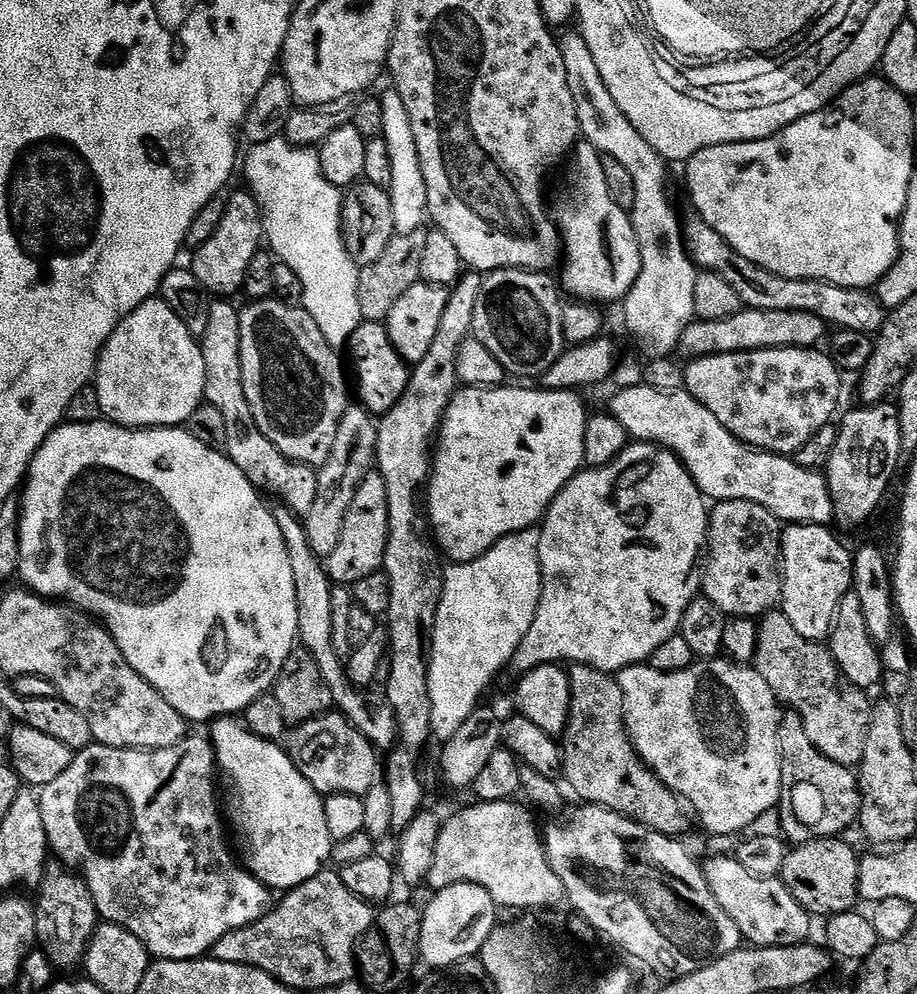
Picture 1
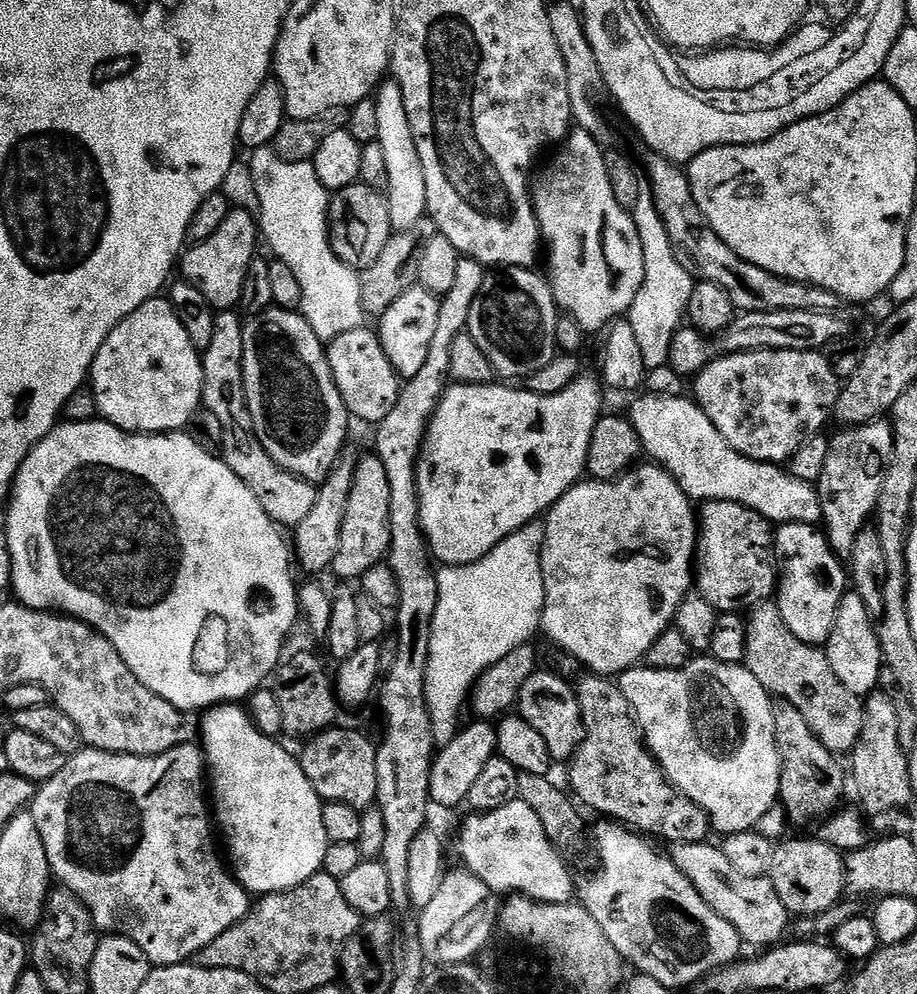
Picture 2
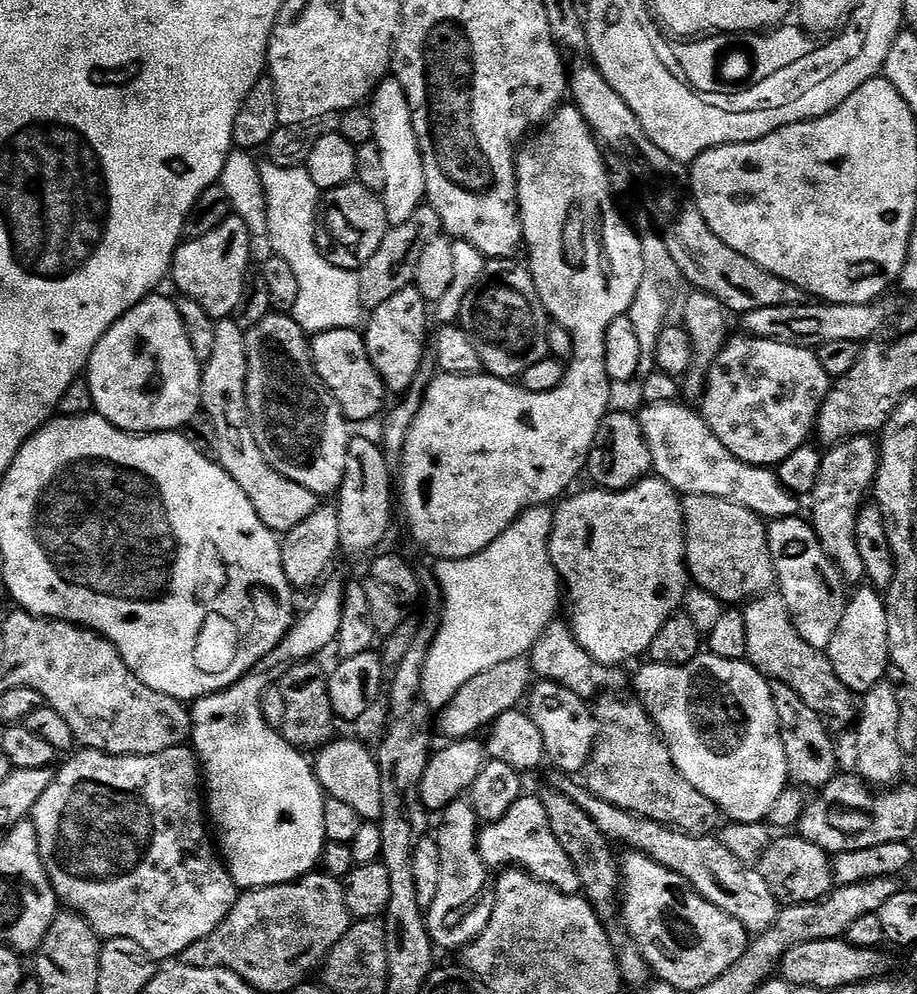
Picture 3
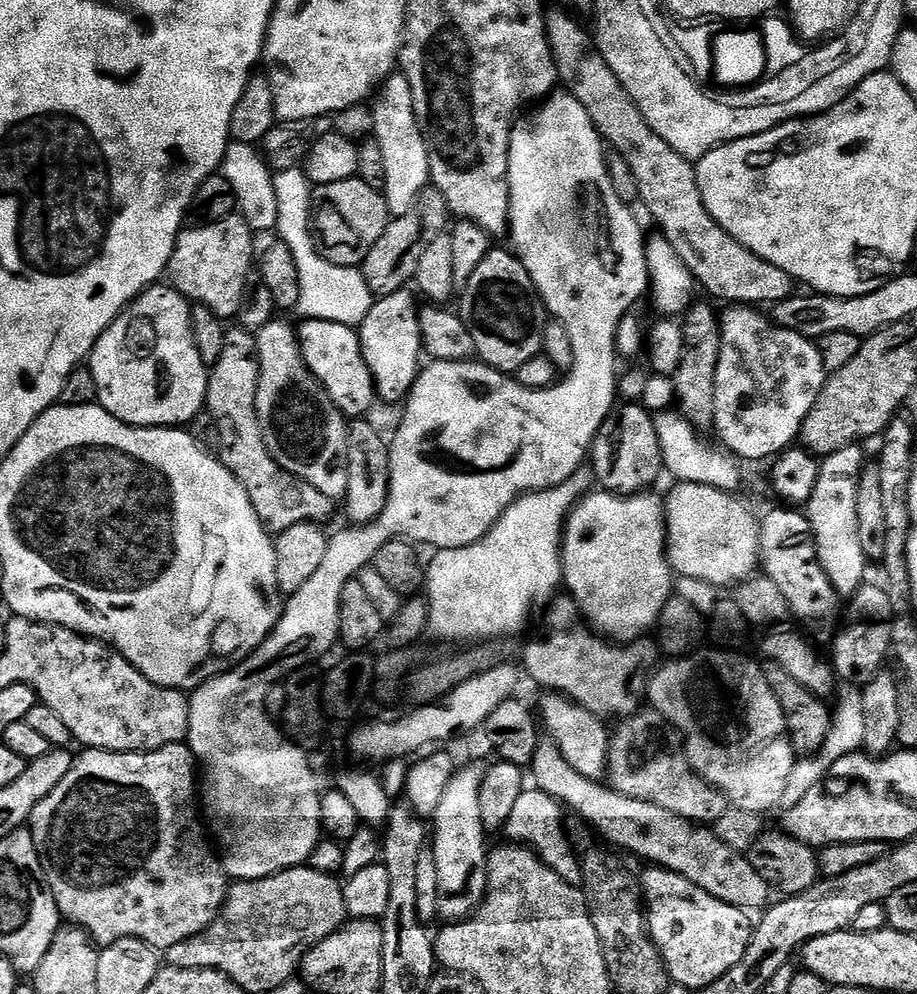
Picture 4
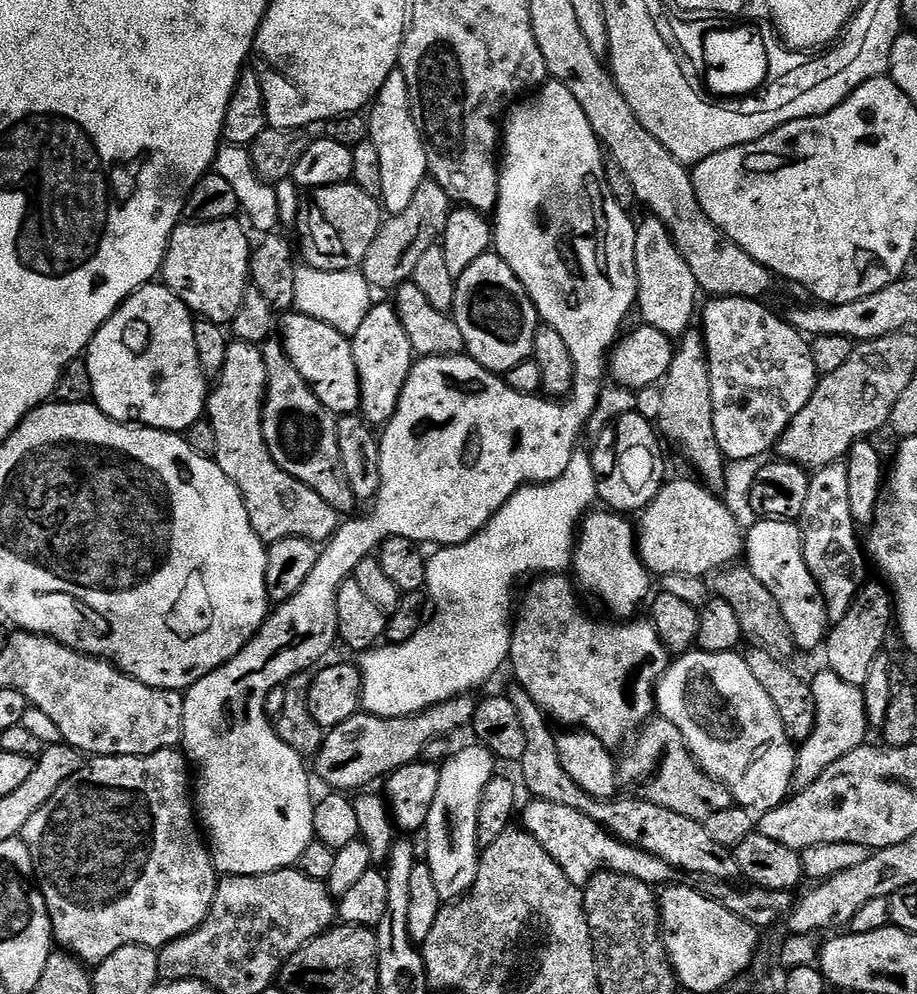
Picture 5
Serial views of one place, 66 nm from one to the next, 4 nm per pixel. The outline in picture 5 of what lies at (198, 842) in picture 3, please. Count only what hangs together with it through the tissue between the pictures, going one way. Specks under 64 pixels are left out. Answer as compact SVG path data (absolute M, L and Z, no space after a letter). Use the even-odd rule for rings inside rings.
M171 748L149 756L94 756L81 763L78 771L70 778L66 778L66 782L62 782L58 790L54 790L54 798L50 798L50 802L46 802L46 806L39 808L26 822L22 839L30 850L30 858L36 871L34 879L40 885L40 892L48 907L55 943L63 951L71 952L76 959L84 961L85 965L98 965L106 958L110 958L114 950L122 950L122 946L131 944L141 944L159 950L202 926L202 922L208 917L214 902L218 873L216 865L212 863L209 845L198 827L193 793L191 791L188 793L188 768L190 772L190 764L185 753Z

